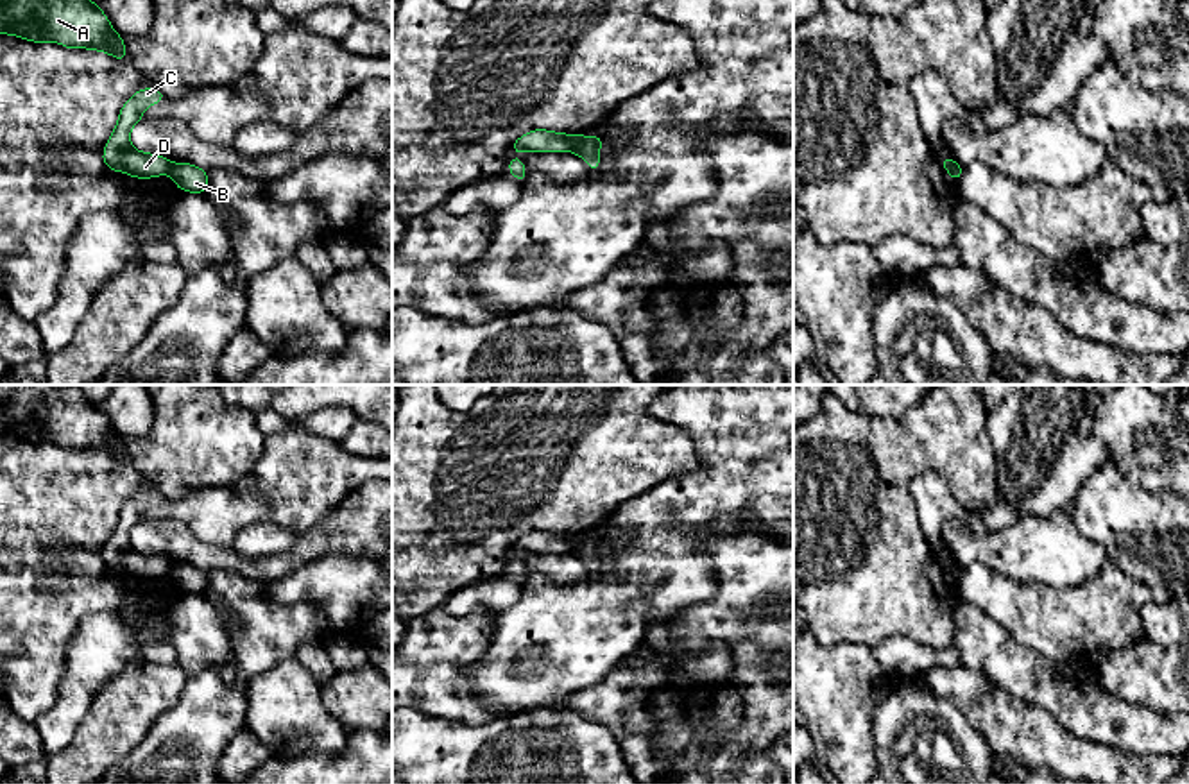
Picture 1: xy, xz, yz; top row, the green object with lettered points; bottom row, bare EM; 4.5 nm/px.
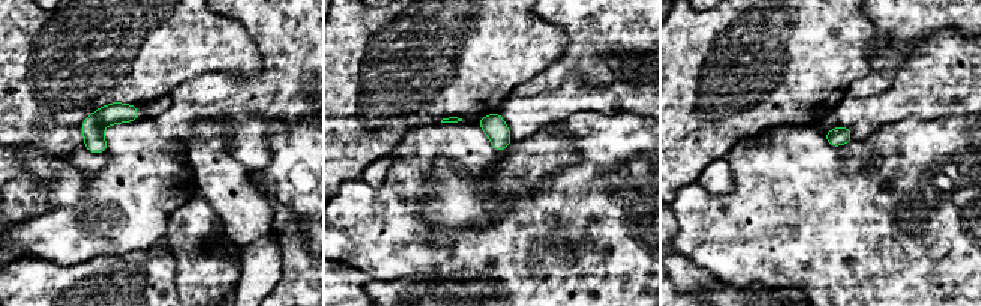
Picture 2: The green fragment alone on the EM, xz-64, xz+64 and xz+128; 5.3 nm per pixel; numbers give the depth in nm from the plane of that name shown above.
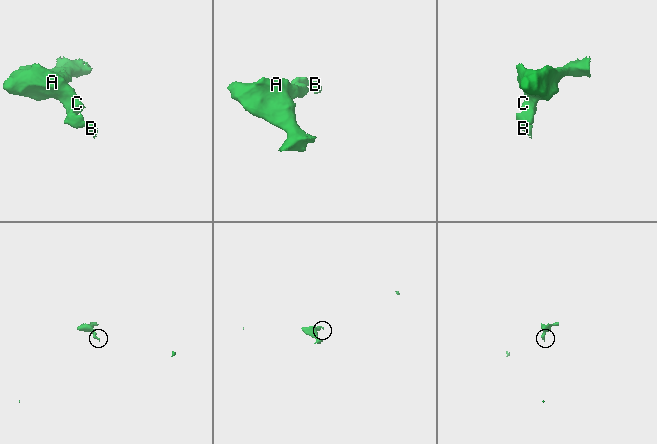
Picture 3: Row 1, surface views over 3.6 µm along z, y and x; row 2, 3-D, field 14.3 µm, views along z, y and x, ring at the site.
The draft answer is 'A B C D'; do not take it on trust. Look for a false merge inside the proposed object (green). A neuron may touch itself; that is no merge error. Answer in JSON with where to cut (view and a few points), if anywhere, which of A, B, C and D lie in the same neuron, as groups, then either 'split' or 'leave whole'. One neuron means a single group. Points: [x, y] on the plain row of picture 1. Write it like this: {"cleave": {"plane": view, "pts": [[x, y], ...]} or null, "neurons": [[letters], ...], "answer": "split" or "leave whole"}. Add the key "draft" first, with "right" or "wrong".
{"draft": "wrong", "cleave": {"plane": "xz", "pts": [[581, 537], [572, 550]]}, "neurons": [["A", "C", "D"], ["B"]], "answer": "split"}

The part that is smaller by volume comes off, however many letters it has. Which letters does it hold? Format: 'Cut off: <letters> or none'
Cut off: A, C, D

